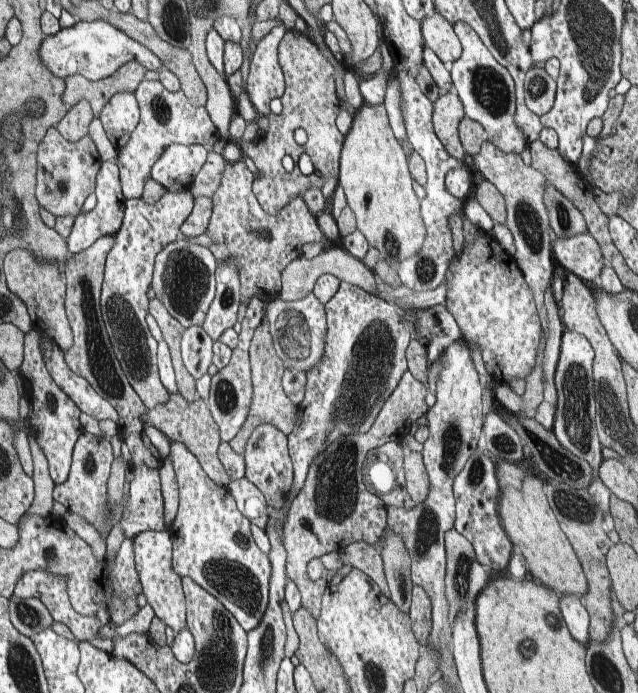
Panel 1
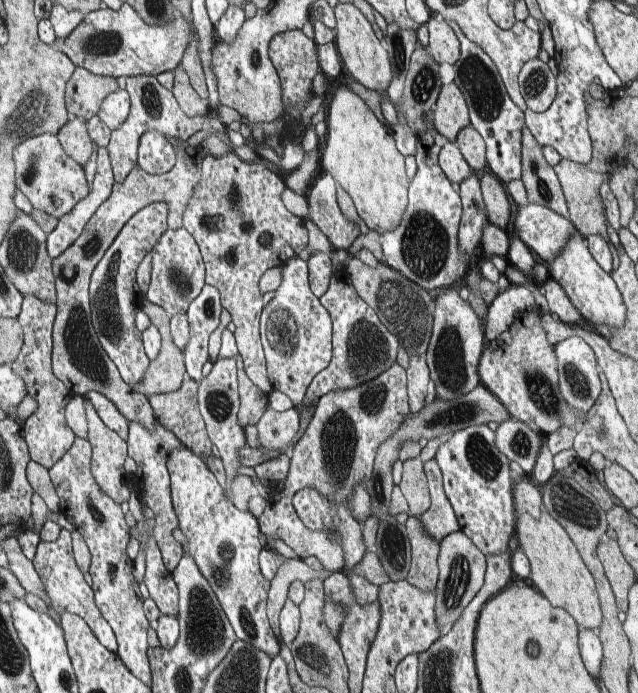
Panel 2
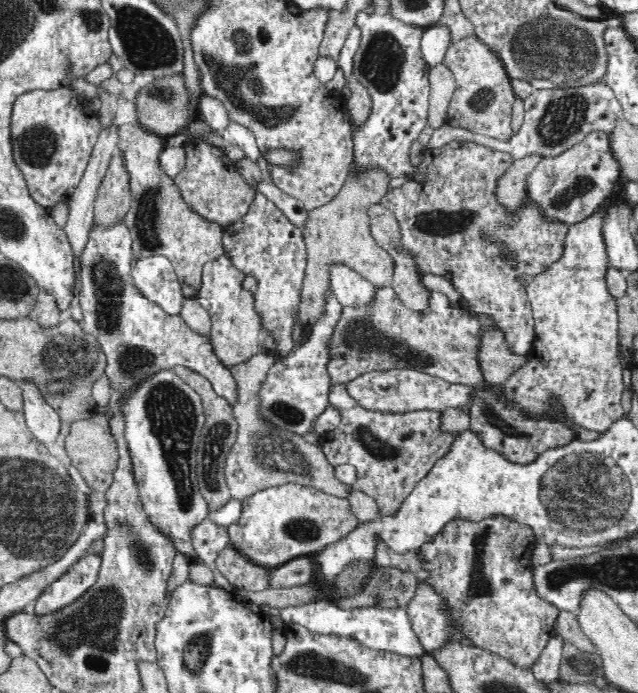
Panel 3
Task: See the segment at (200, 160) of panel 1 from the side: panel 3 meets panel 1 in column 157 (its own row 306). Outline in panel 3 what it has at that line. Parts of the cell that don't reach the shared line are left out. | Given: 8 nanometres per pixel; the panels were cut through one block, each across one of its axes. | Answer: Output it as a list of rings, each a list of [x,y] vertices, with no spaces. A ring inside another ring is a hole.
[[[154,255],[134,259],[131,275],[140,294],[159,304],[167,314],[180,316],[185,297],[168,258]]]

